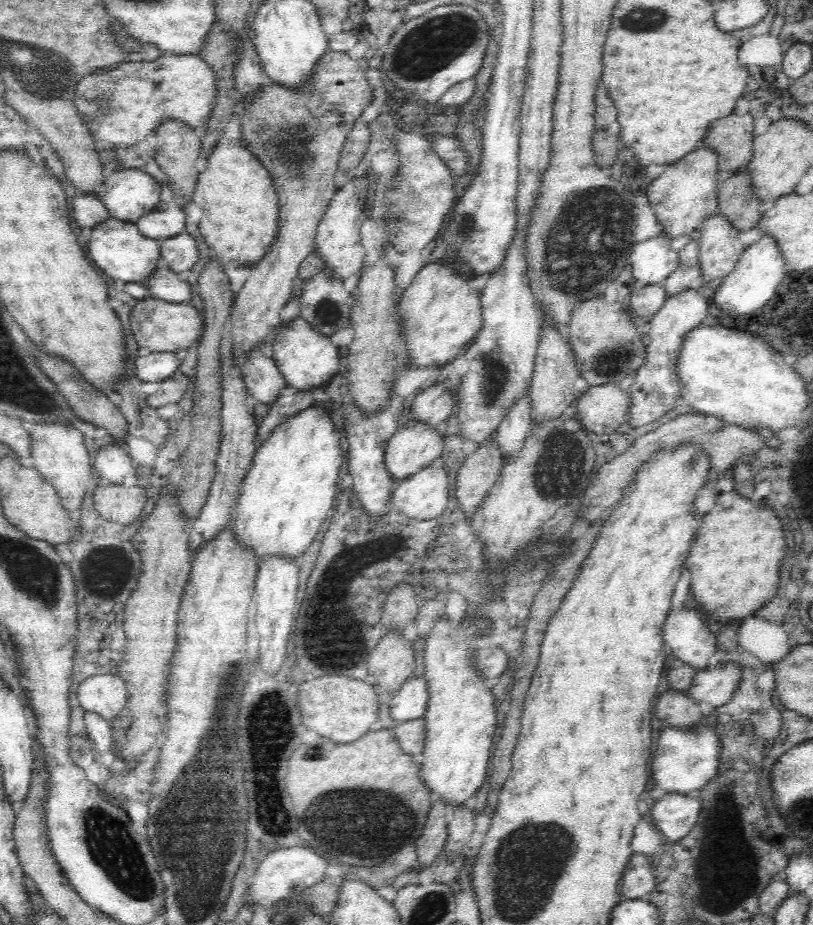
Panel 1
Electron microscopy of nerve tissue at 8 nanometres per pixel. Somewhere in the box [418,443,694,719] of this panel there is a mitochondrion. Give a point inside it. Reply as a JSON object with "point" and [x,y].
{"point":[537,537]}

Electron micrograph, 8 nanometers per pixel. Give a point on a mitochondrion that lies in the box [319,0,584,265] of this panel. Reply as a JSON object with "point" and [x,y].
{"point":[430,46]}

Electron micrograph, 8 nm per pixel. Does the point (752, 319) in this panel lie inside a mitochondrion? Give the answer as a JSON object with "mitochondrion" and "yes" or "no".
{"mitochondrion":"no"}

